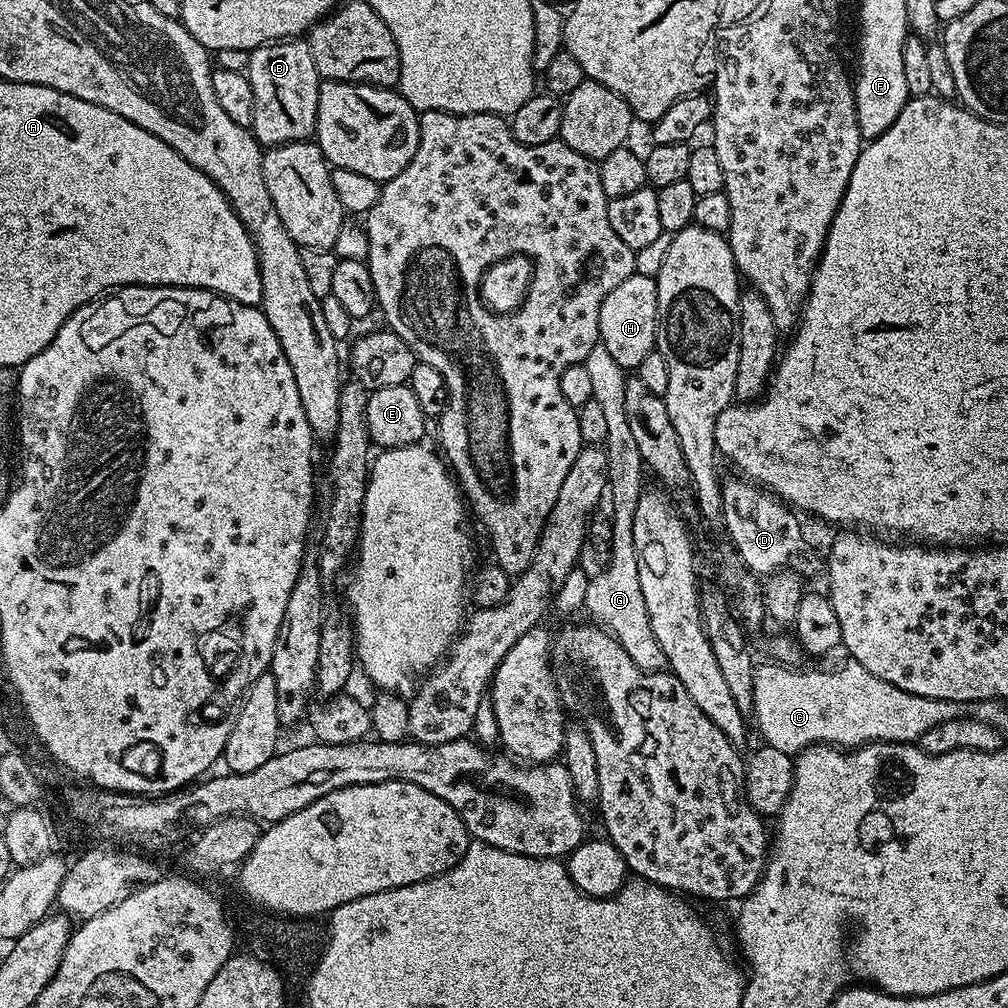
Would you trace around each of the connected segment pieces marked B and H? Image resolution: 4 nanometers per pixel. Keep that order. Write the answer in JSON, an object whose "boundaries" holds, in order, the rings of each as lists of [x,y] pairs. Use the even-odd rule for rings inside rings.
{"boundaries":[[[[289,38],[271,44],[262,44],[253,48],[248,54],[248,71],[250,90],[254,90],[254,118],[250,129],[260,146],[289,144],[295,140],[307,140],[315,133],[318,118],[318,94],[322,77],[314,66],[312,46],[307,39]]],[[[632,275],[626,282],[618,282],[602,302],[599,343],[610,350],[614,362],[626,370],[635,370],[656,348],[656,319],[658,318],[658,290],[651,276]]]]}

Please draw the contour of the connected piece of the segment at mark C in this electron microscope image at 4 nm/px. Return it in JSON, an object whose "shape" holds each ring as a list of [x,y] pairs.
{"shape":[[[771,662],[772,664],[757,663],[754,670],[754,710],[752,716],[756,720],[756,728],[760,731],[760,736],[767,747],[774,750],[782,750],[789,754],[799,754],[803,748],[809,748],[812,744],[831,744],[839,746],[845,750],[851,750],[860,747],[861,744],[885,740],[886,742],[894,742],[895,744],[910,744],[919,741],[922,734],[926,734],[934,726],[938,726],[942,722],[950,722],[951,720],[959,720],[965,715],[966,708],[959,700],[935,700],[934,698],[922,698],[918,694],[910,694],[906,690],[898,690],[898,686],[890,686],[890,682],[882,682],[882,678],[878,678],[874,674],[870,674],[870,670],[866,670],[866,666],[855,662],[847,662],[841,668],[828,668],[825,672],[819,672],[818,669],[812,668],[809,672],[803,672],[800,666],[789,666],[779,662]]]}

